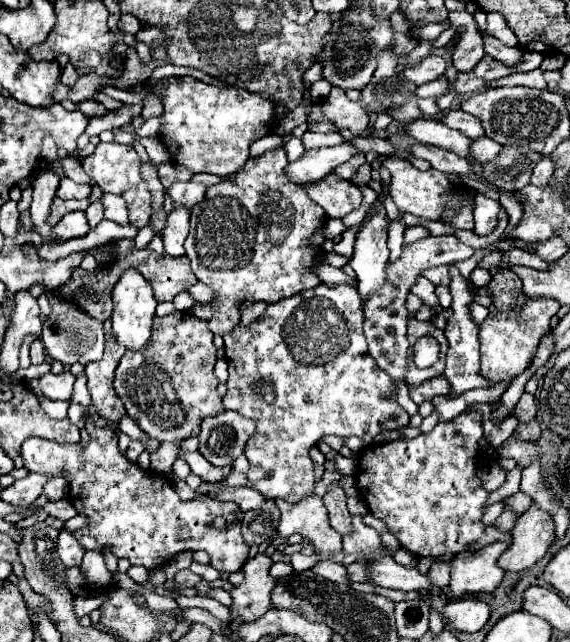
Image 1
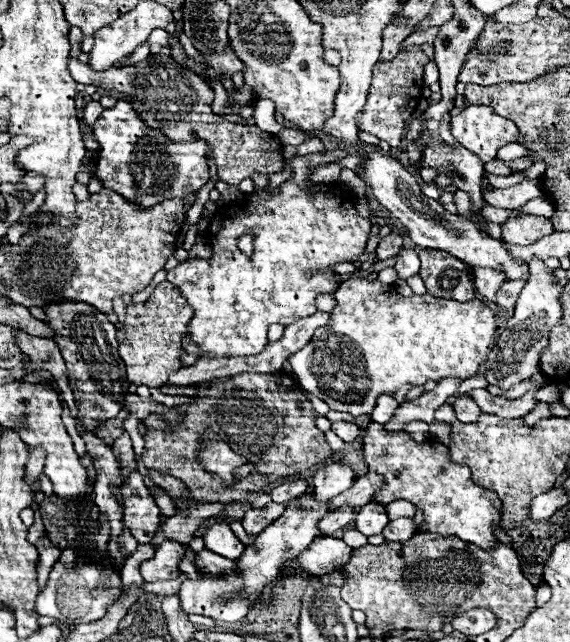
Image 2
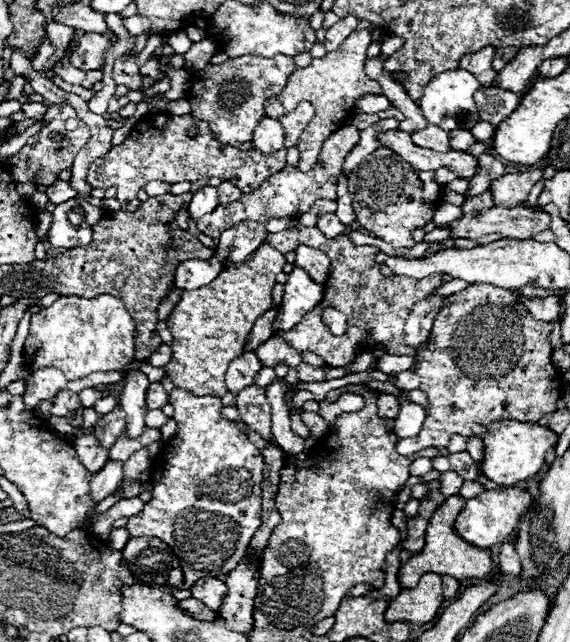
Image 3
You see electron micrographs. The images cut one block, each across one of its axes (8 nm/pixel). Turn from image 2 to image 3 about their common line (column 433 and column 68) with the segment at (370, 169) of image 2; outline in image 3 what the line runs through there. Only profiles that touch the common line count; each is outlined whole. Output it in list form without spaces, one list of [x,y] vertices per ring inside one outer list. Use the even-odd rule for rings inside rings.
[[[70,198],[62,204],[56,204],[52,212],[52,224],[48,230],[48,240],[54,248],[78,248],[78,246],[88,246],[92,242],[92,228],[84,220],[84,210],[78,204],[76,198]],[[74,210],[82,216],[80,226],[70,224],[68,212]]]

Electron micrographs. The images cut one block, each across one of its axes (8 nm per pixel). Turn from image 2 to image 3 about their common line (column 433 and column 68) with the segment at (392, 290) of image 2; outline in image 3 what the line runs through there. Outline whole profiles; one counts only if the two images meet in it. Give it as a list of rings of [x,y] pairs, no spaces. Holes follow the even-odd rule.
[[[100,294],[96,298],[80,298],[80,296],[60,296],[52,306],[42,308],[32,316],[32,328],[24,346],[24,366],[34,372],[40,368],[58,368],[64,372],[68,380],[80,380],[92,372],[108,372],[108,370],[124,370],[134,362],[134,320],[128,314],[124,302],[110,294]]]

